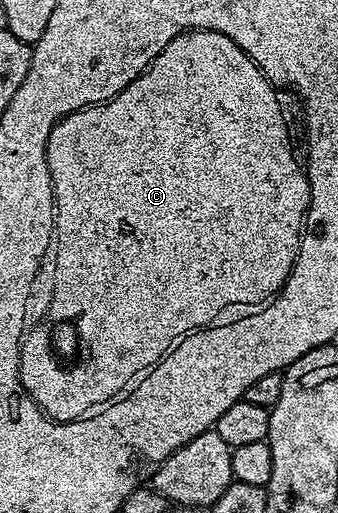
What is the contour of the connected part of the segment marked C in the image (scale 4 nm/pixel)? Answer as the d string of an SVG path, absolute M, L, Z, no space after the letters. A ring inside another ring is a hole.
M187 30L181 32L176 38L172 38L172 42L168 42L168 46L164 46L164 50L160 50L160 54L150 63L150 67L139 74L128 86L124 86L124 90L120 90L111 100L104 104L92 104L68 114L64 119L58 121L57 126L52 130L52 134L48 134L46 161L48 162L52 194L54 195L54 235L52 237L54 293L50 296L50 305L46 308L46 317L35 328L33 325L25 333L22 341L22 360L18 363L18 369L24 390L32 397L38 409L49 416L51 420L60 424L67 424L73 420L85 420L87 416L93 416L103 406L125 396L132 390L136 390L136 386L140 386L143 375L149 372L155 364L161 362L163 356L174 347L177 341L181 340L183 336L189 336L191 332L198 331L199 328L211 327L221 317L218 315L225 308L234 308L237 304L243 304L244 307L250 308L249 310L254 310L278 295L292 270L294 259L298 253L298 243L302 240L306 207L310 204L310 181L307 180L305 171L300 167L300 160L298 164L297 158L294 157L294 148L290 145L290 132L286 129L285 118L282 117L282 104L274 92L277 92L275 85L271 84L269 78L258 69L254 59L248 54L244 54L240 50L240 46L236 46L236 42L232 42L232 38L228 38L219 32ZM198 244L210 252L218 252L220 259L230 260L230 268L198 268Z

